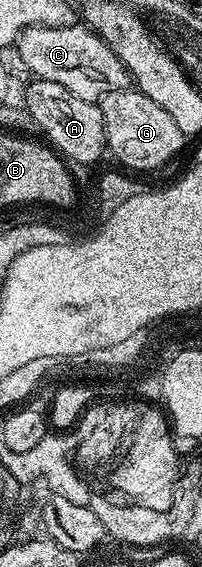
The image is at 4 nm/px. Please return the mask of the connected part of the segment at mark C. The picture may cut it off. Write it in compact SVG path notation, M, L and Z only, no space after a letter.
M29 25L16 40L18 57L40 80L60 83L80 99L97 102L105 93L120 91L131 84L130 75L120 59L89 25Z

